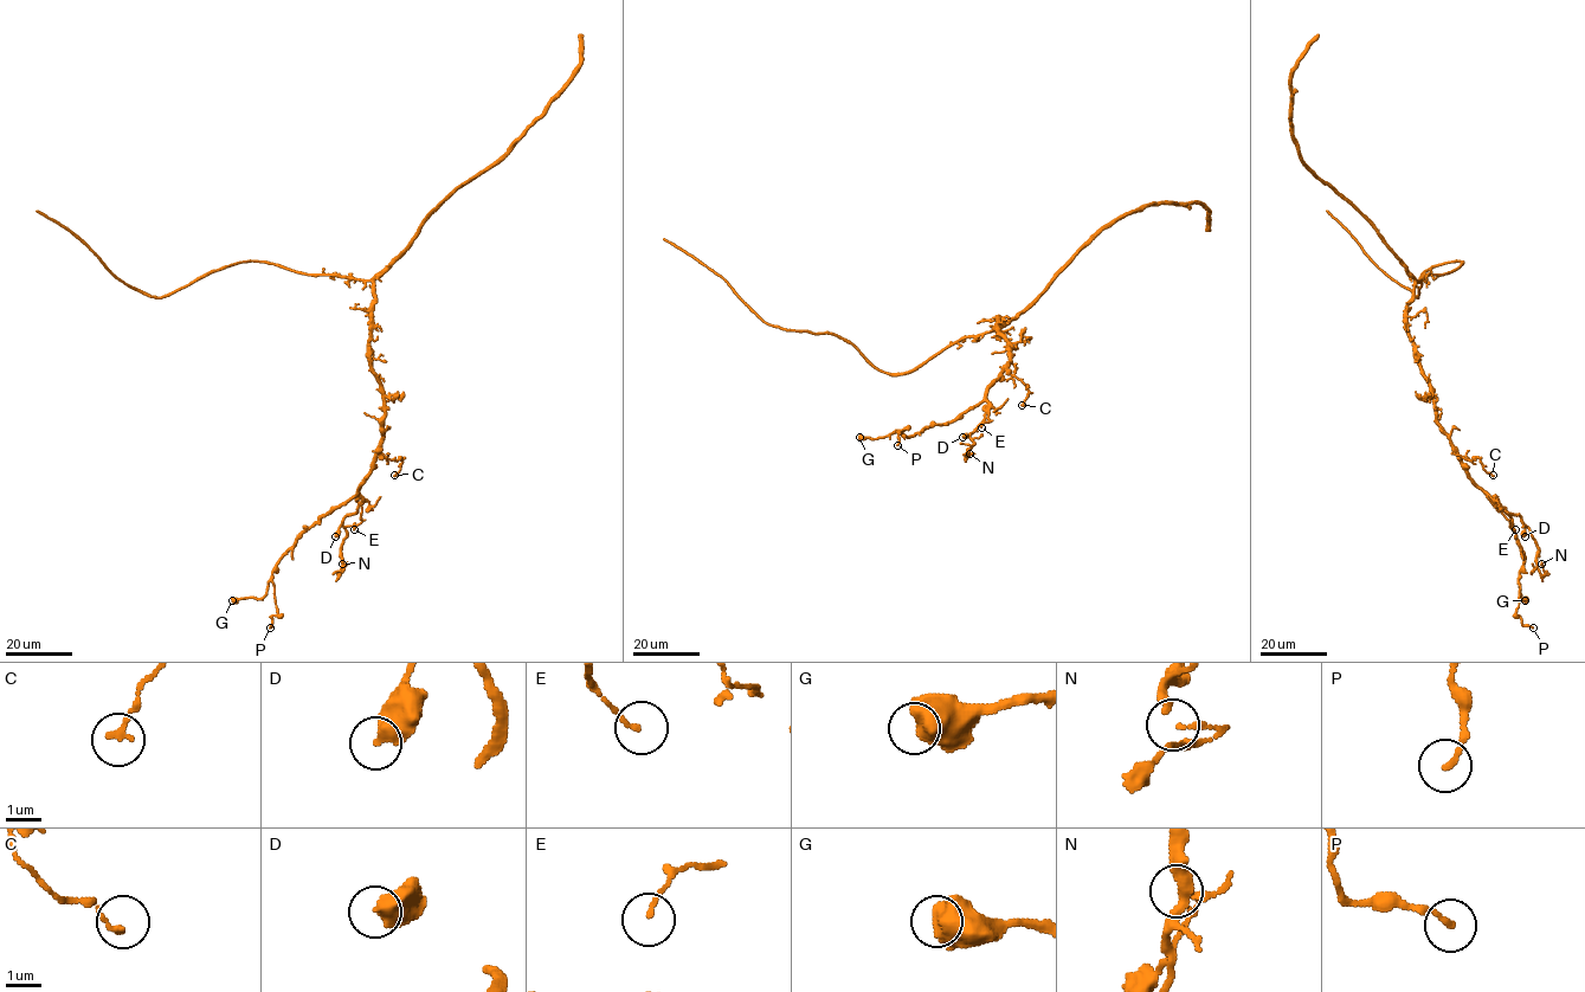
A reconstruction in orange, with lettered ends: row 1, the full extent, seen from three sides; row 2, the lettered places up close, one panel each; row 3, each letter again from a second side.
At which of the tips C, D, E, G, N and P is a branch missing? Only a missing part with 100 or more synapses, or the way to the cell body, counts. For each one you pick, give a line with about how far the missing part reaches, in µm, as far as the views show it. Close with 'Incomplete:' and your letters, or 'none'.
Incomplete: none

